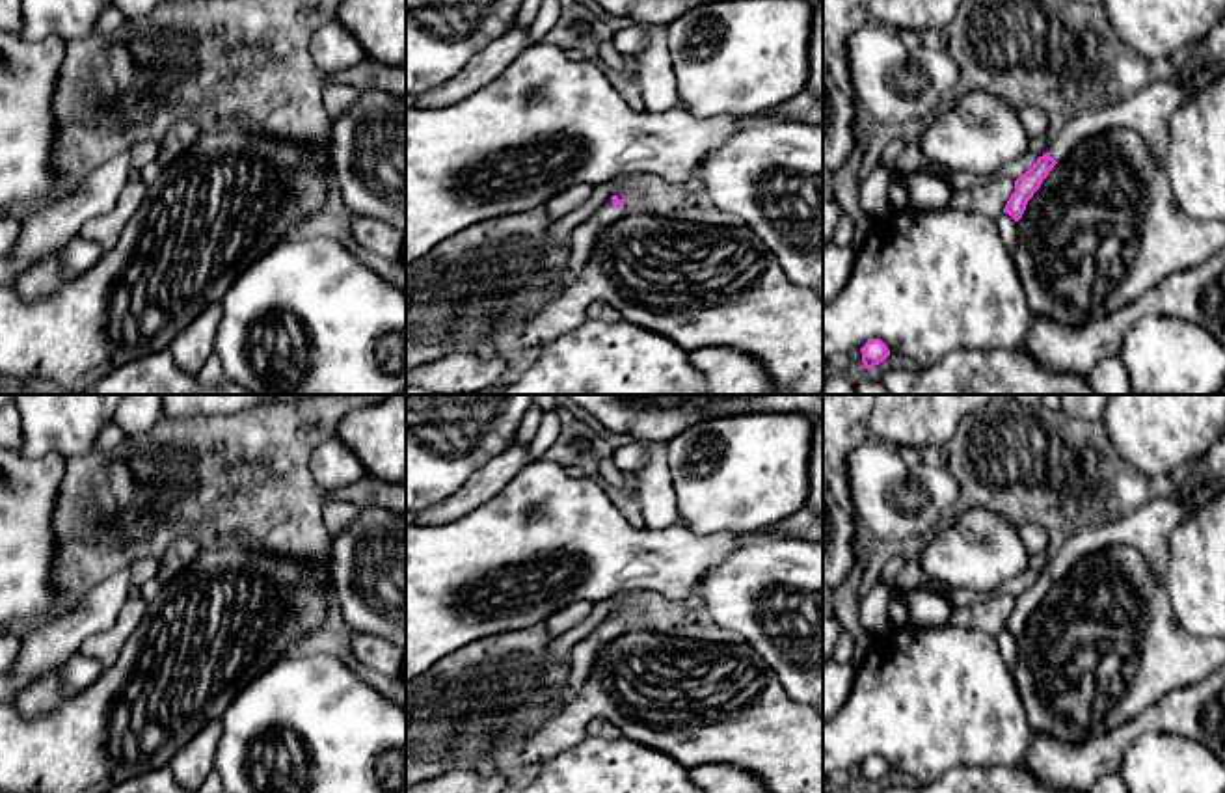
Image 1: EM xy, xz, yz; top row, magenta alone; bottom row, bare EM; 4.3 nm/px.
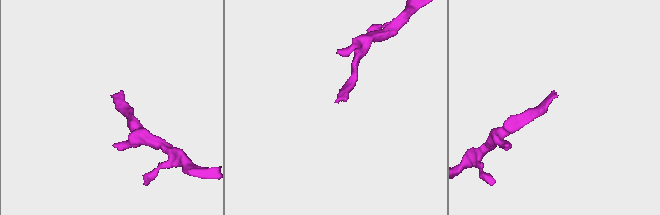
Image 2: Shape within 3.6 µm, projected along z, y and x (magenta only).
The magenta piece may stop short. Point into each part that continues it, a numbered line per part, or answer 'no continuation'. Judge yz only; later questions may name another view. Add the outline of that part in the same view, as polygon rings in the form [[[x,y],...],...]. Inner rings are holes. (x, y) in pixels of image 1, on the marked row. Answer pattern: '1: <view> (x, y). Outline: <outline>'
1: yz (1149, 112). Outline: [[[1199,69],[1188,82],[1177,78],[1152,82],[1115,106],[1070,119],[1063,130],[1050,140],[1046,153],[1059,164],[1076,143],[1121,127],[1138,130],[1145,138],[1152,158],[1162,162],[1169,141],[1169,123],[1175,112],[1191,102],[1199,91],[1214,86],[1221,76],[1225,76],[1225,71],[1218,74],[1212,69]]]

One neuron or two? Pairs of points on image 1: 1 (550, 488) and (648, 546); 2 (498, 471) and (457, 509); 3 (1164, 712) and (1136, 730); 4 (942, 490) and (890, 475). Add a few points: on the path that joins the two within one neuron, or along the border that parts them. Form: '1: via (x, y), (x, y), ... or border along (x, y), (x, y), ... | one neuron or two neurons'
1: via (574, 512), (607, 546), (624, 546) | one neuron
2: via (488, 481), (466, 499) | one neuron
3: via (1157, 719), (1144, 723) | one neuron
4: via (933, 505), (911, 501), (900, 490) | one neuron

